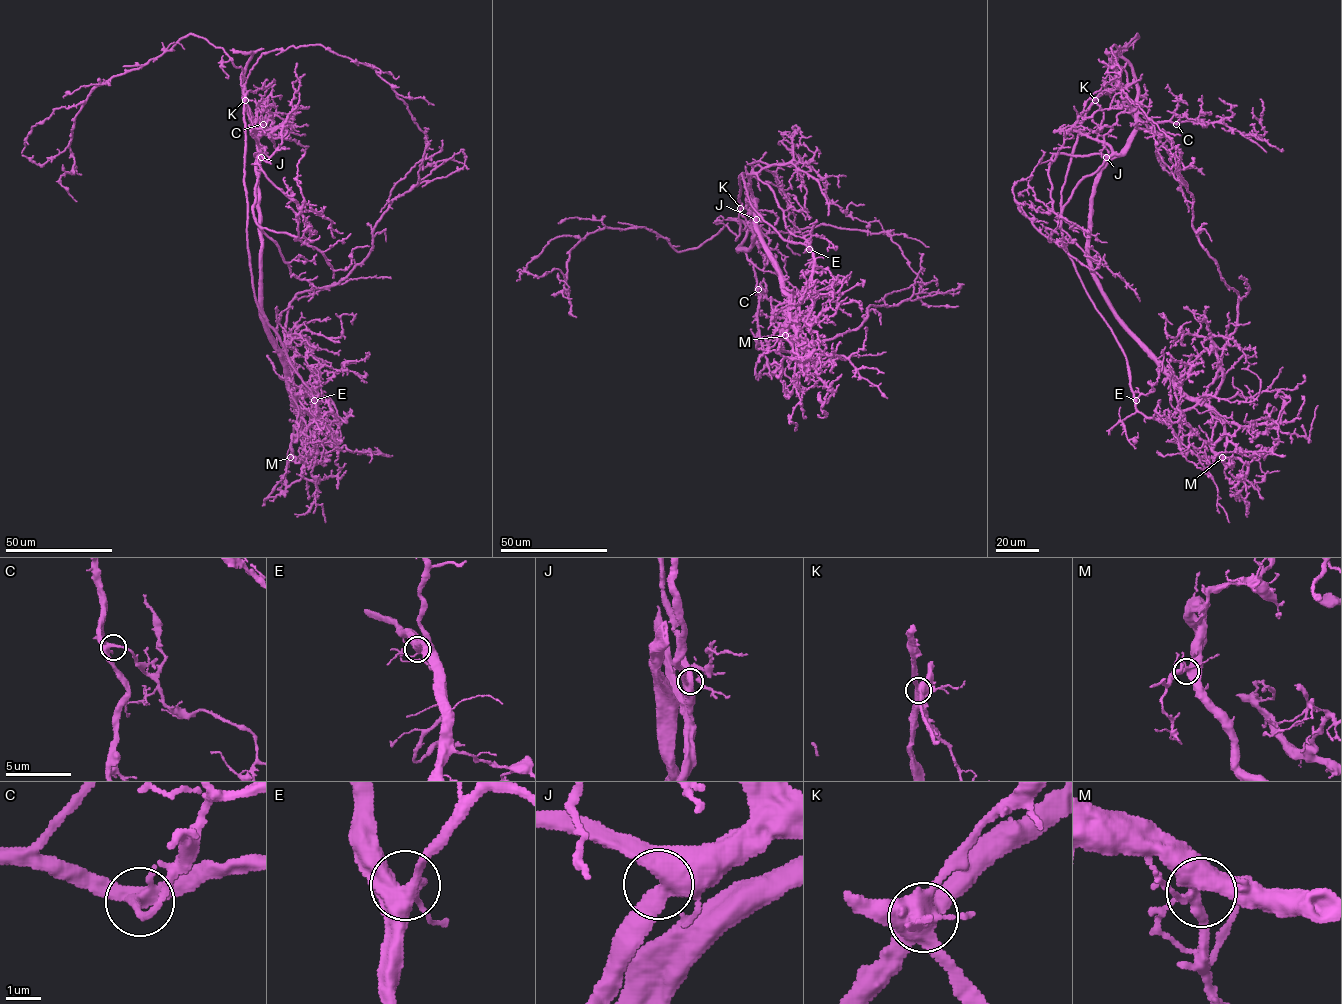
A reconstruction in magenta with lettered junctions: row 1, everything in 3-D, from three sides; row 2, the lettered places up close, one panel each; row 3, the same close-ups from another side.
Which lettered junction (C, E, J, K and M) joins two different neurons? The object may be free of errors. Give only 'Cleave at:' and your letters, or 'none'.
Cleave at: K

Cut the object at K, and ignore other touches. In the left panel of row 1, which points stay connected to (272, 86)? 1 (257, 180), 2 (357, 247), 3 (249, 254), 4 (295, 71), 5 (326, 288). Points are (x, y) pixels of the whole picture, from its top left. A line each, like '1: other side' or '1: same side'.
1: same side
2: same side
3: other side
4: same side
5: other side

